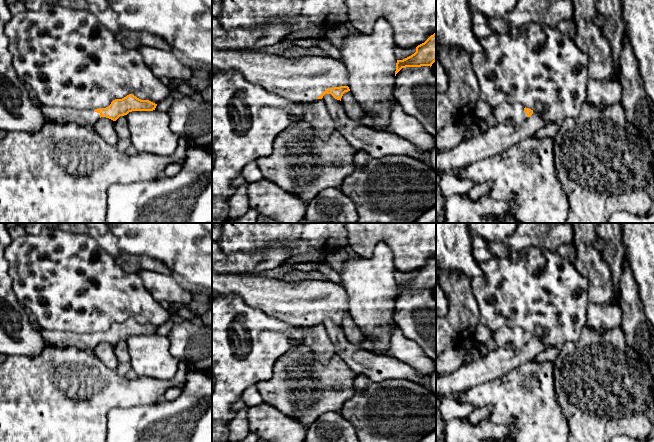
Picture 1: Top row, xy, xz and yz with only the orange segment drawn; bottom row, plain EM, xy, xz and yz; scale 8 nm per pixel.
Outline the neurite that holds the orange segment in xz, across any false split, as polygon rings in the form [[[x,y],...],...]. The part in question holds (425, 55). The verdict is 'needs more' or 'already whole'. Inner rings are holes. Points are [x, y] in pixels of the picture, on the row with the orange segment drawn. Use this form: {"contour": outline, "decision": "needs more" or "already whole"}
{"contour": [[[436,33],[431,35],[424,43],[416,47],[416,52],[411,56],[397,60],[396,63],[396,74],[406,67],[421,67],[421,66],[432,66],[436,61]]], "decision": "already whole"}

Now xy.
{"contour": [[[129,94],[122,99],[115,99],[106,108],[95,110],[61,109],[41,105],[46,118],[54,123],[76,123],[85,127],[93,127],[101,117],[116,121],[120,116],[127,115],[132,111],[153,111],[157,104],[149,100],[141,100]]], "decision": "needs more"}

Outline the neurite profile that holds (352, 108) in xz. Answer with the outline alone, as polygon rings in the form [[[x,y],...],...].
[[[350,91],[343,94],[341,103],[346,114],[355,122],[360,123],[361,119],[365,116],[365,113]]]

